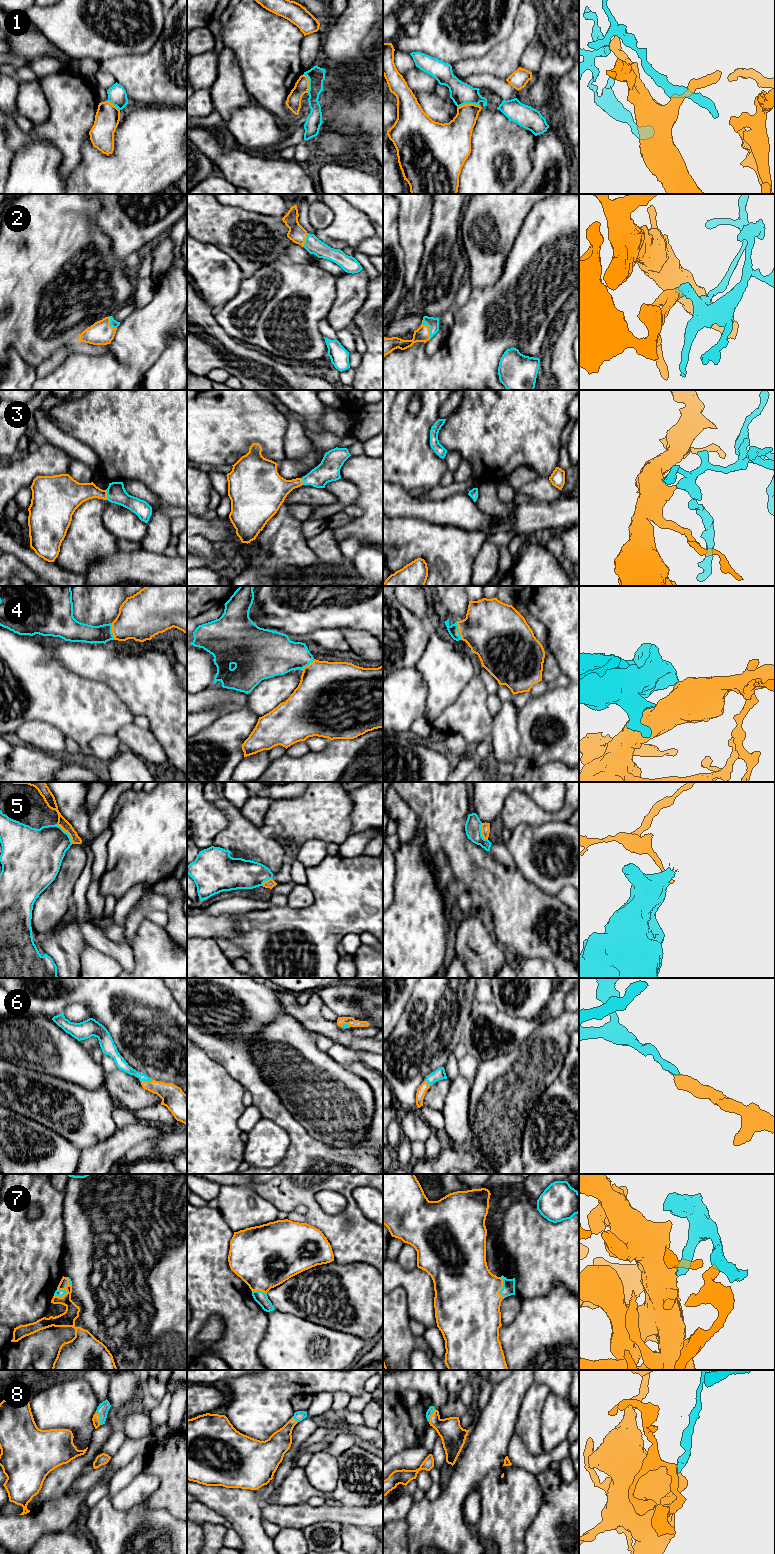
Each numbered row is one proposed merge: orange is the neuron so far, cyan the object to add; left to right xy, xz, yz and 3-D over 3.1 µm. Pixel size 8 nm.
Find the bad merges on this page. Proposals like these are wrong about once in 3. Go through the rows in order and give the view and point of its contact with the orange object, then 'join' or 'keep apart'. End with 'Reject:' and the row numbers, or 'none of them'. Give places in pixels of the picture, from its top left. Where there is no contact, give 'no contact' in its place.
1: meets orange in yz at (467, 104); keep apart
2: meets orange in yz at (429, 328); join
3: meets orange in xy at (106, 495); join
4: meets orange in yz at (459, 630); join
5: meets orange in xy at (67, 832); keep apart
6: meets orange in xy at (146, 1081); join
7: meets orange in xy at (60, 1297); join
8: meets orange in xy at (99, 1418); join
Reject: 1, 5

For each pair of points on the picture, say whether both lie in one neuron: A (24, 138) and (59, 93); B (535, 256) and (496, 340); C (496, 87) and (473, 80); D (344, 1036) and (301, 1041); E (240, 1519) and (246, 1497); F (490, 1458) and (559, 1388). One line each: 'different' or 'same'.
A: same
B: same
C: same
D: different
E: same
F: different

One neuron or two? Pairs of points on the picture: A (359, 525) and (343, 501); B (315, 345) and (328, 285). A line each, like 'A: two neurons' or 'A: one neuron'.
A: two neurons
B: one neuron

